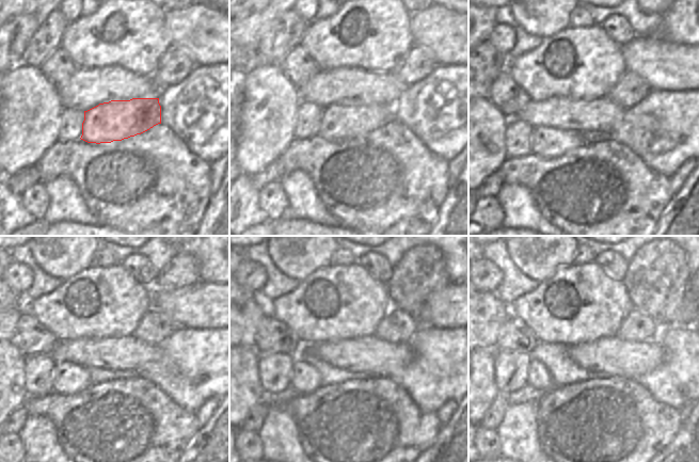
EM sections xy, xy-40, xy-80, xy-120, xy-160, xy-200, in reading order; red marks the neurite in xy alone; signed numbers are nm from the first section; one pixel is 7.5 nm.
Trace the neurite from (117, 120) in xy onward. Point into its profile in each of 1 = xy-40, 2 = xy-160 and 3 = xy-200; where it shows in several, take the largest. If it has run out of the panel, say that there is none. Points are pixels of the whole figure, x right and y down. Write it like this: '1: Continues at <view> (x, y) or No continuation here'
1: Continues at xy-40 (338, 123)
2: Continues at xy-160 (305, 379)
3: Continues at xy-200 (539, 377)

